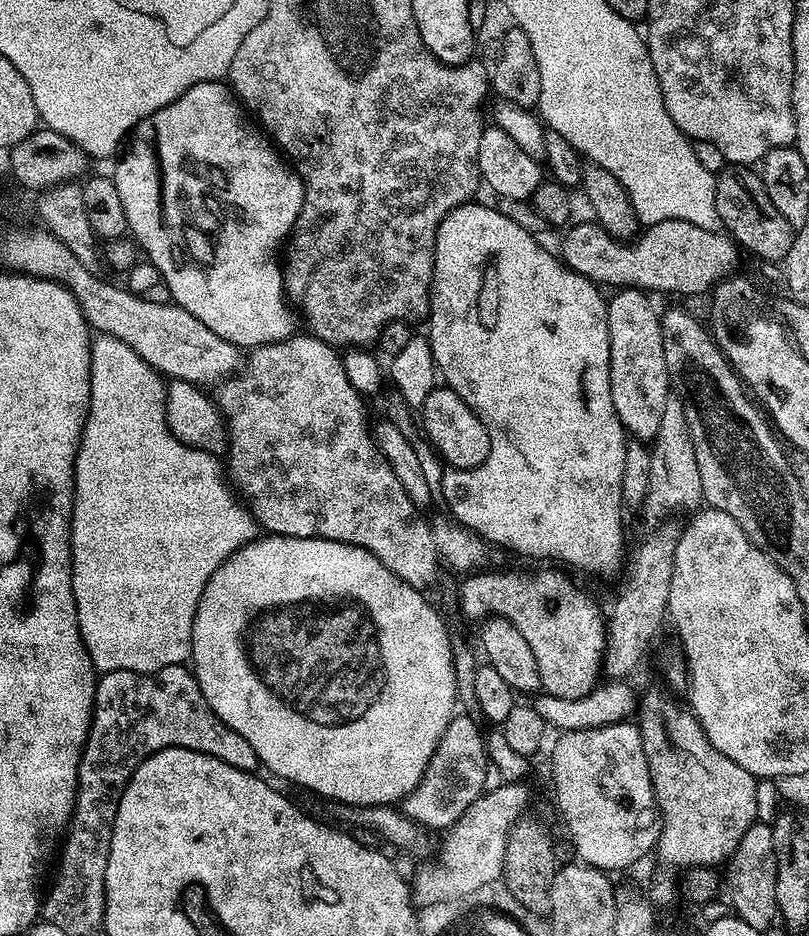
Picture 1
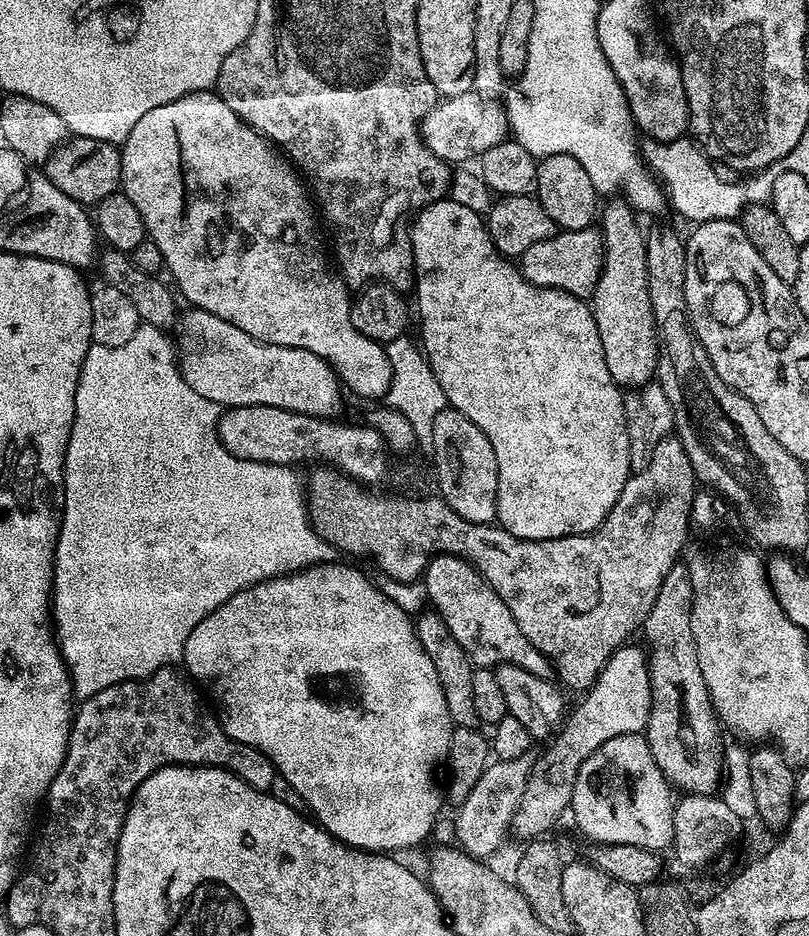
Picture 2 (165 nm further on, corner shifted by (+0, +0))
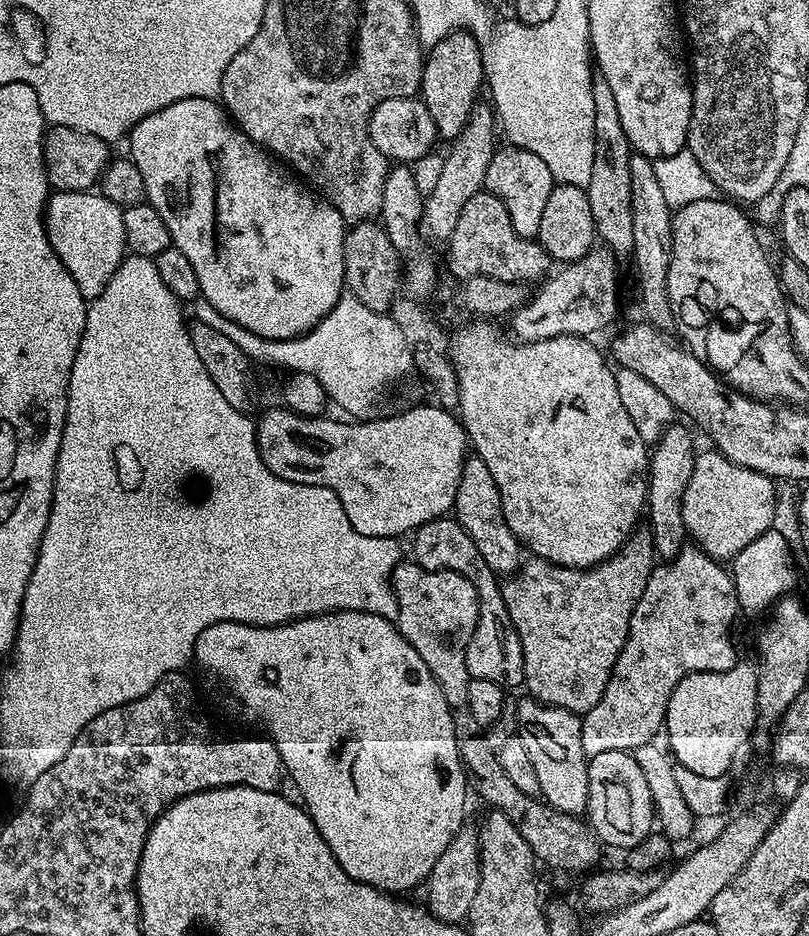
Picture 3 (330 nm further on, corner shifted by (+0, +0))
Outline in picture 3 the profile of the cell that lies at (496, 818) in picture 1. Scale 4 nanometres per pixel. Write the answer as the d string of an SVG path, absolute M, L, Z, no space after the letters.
M685 546L674 559L657 563L646 582L646 590L642 590L642 598L638 598L638 606L634 606L628 637L614 662L606 690L602 690L598 704L583 713L580 729L584 753L589 758L610 750L635 753L638 746L653 743L665 727L668 703L684 676L692 672L730 671L735 667L738 655L732 645L732 623L736 616L735 582L721 561L708 556L700 547Z

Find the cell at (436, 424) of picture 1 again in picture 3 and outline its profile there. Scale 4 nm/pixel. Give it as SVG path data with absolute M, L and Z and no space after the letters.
M472 454L464 461L462 478L458 478L454 518L470 534L470 542L478 549L478 554L490 566L490 570L497 574L512 574L519 569L522 563L522 545L519 538L510 530L506 522L506 514L502 510L502 498L498 494L498 486L490 470L486 470L486 462Z

